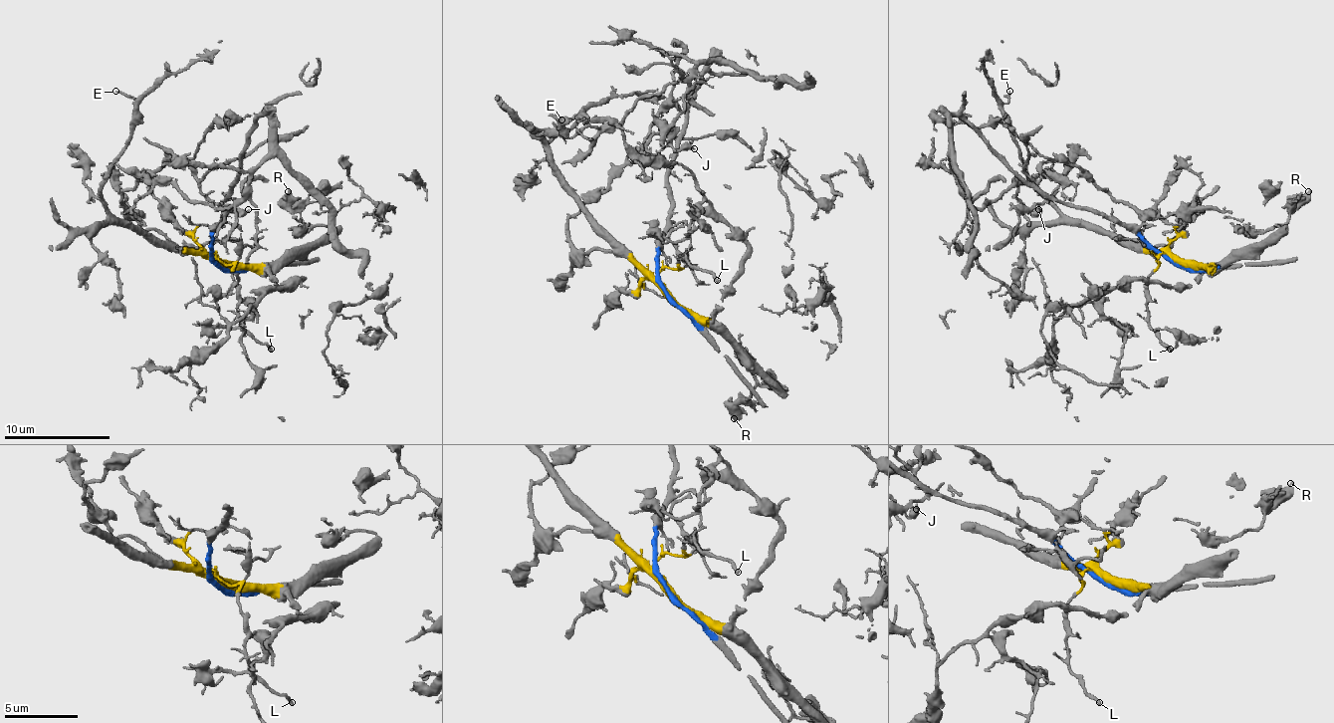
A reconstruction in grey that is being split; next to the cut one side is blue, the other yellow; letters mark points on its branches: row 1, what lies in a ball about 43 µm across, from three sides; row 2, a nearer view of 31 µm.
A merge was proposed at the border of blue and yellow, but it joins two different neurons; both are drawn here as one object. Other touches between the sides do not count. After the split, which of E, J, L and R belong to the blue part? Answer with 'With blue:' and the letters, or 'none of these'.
With blue: none of these

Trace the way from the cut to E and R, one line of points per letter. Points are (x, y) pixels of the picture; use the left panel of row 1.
E: (221, 265), (200, 254), (173, 251), (122, 225), (107, 209), (102, 187), (133, 121), (133, 100), (114, 92)
R: (221, 265), (282, 265), (330, 230), (301, 219), (290, 203), (288, 190)

